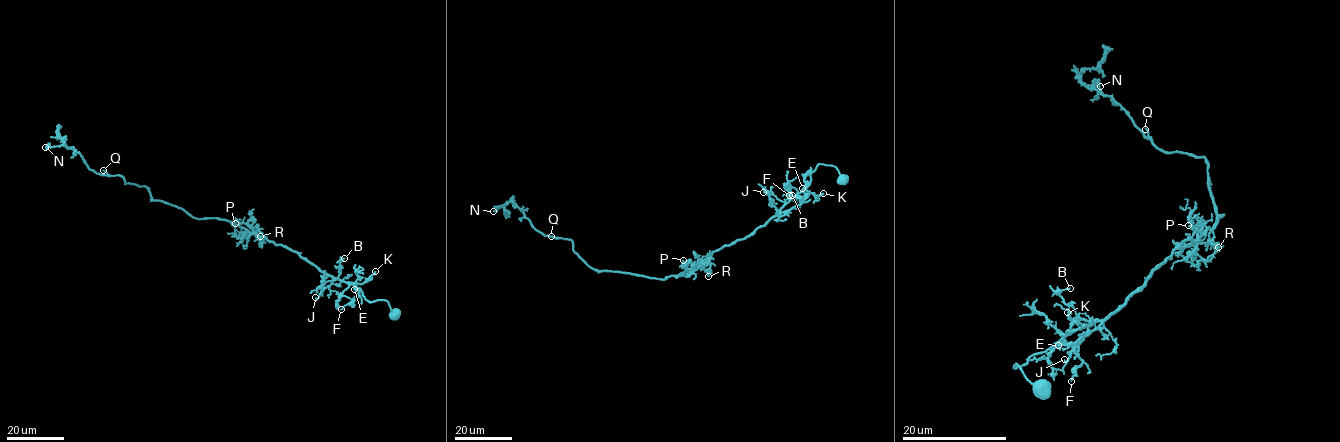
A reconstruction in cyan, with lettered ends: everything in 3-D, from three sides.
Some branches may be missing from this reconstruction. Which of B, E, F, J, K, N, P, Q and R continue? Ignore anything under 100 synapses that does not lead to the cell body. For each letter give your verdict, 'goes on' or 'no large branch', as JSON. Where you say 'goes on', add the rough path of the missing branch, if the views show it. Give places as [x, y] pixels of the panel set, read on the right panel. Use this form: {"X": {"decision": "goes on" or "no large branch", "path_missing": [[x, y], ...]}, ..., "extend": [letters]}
{"B": {"decision": "no large branch"}, "E": {"decision": "no large branch"}, "F": {"decision": "no large branch"}, "J": {"decision": "no large branch"}, "K": {"decision": "no large branch"}, "N": {"decision": "no large branch"}, "P": {"decision": "no large branch"}, "Q": {"decision": "no large branch"}, "R": {"decision": "no large branch"}, "extend": []}

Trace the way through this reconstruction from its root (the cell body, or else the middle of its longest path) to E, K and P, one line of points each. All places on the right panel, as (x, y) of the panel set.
E: (1044, 388), (1014, 366), (1023, 366), (1078, 329), (1101, 323), (1074, 343), (1058, 345)
K: (1044, 388), (1014, 366), (1055, 345), (1070, 328), (1067, 312)
P: (1044, 388), (1014, 366), (1023, 366), (1064, 336), (1113, 314), (1176, 249), (1192, 243), (1204, 224), (1188, 225)

